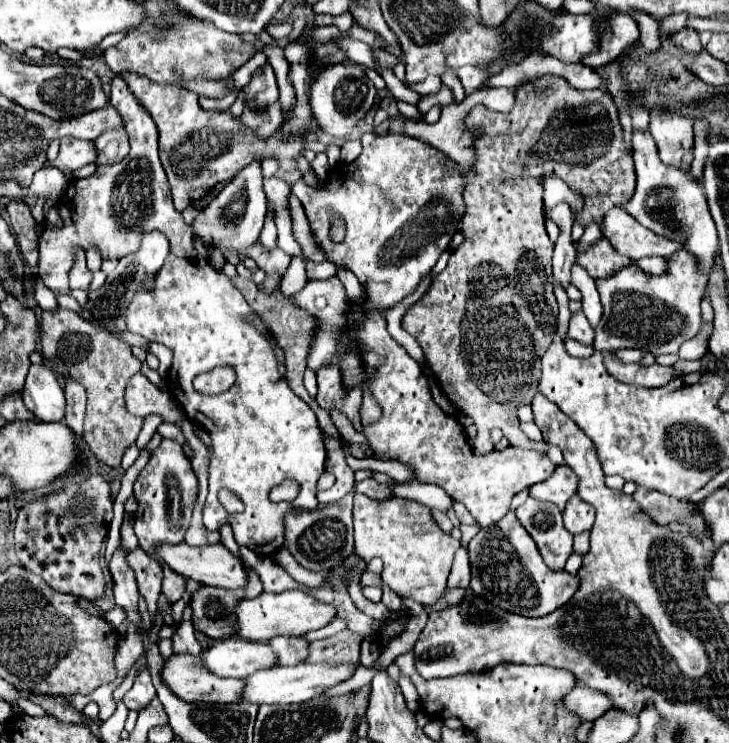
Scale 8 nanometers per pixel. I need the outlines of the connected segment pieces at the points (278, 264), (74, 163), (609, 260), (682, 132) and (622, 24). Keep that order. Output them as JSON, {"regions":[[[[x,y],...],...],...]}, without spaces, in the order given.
{"regions":[[[[256,243],[250,251],[248,251],[248,255],[258,263],[258,267],[262,267],[266,273],[278,273],[278,277],[280,277],[280,281],[282,281],[282,277],[284,277],[284,273],[286,273],[286,269],[288,269],[288,265],[290,265],[290,257],[282,251],[282,249],[264,249],[260,243]]],[[[62,139],[58,157],[54,161],[46,161],[42,167],[56,167],[60,171],[76,171],[96,159],[96,149],[90,141],[84,139]]],[[[600,237],[594,245],[590,245],[590,249],[578,251],[578,261],[586,271],[590,271],[590,277],[596,277],[596,279],[612,277],[612,273],[632,263],[630,257],[616,253],[604,237]]],[[[654,107],[650,111],[650,133],[666,165],[680,167],[682,157],[694,149],[692,119],[664,107]]],[[[608,13],[606,29],[598,33],[598,53],[588,53],[582,57],[582,65],[586,67],[602,67],[614,61],[624,49],[638,41],[638,23],[628,13]]]]}

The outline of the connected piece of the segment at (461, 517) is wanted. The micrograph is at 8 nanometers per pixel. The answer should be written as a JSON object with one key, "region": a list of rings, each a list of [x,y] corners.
{"region":[[[452,501],[452,507],[454,507],[456,517],[458,517],[458,521],[460,521],[462,525],[476,525],[476,519],[470,515],[470,511],[468,511],[468,509],[466,509],[462,503]]]}

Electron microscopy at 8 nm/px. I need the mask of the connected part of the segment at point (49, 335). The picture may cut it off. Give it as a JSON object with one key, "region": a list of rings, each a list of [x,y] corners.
{"region":[[[68,309],[42,311],[40,345],[42,357],[56,373],[74,377],[86,387],[88,405],[82,439],[88,443],[90,451],[98,460],[110,467],[120,466],[126,447],[135,443],[144,425],[144,419],[128,413],[124,403],[124,389],[130,377],[140,371],[142,363],[132,355],[128,343]]]}

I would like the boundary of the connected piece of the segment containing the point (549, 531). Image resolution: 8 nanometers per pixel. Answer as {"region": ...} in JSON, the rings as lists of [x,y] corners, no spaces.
{"region":[[[528,497],[526,503],[516,509],[516,517],[538,545],[546,565],[554,571],[564,569],[572,553],[572,535],[562,523],[560,509],[554,503]]]}

